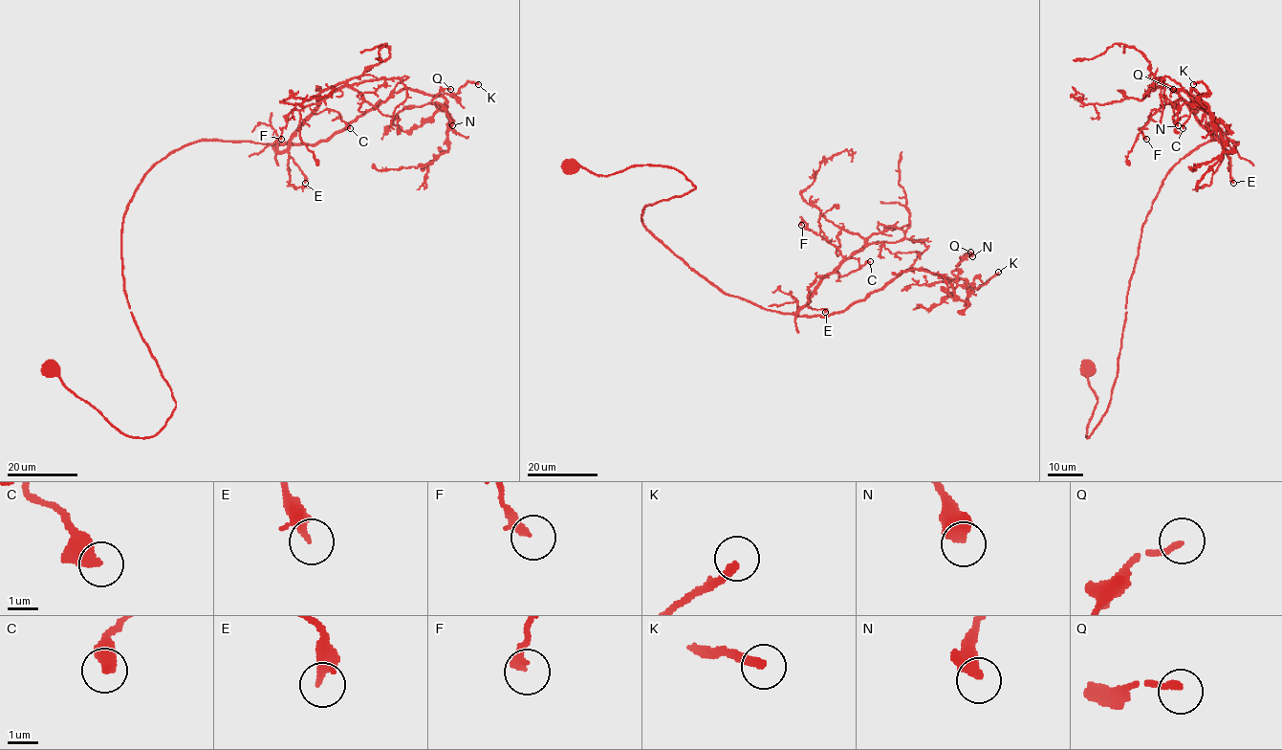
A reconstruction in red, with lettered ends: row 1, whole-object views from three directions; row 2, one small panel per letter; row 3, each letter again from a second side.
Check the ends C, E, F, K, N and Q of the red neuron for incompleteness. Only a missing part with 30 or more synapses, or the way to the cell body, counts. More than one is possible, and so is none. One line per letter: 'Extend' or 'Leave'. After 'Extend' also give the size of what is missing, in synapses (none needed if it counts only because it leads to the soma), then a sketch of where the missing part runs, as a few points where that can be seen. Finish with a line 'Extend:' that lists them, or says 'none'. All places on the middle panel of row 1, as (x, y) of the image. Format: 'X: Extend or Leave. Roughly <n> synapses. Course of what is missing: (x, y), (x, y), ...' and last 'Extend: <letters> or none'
C: Leave
E: Leave
F: Leave
K: Extend. Roughly 35 synapses
N: Leave
Q: Leave
Extend: K

